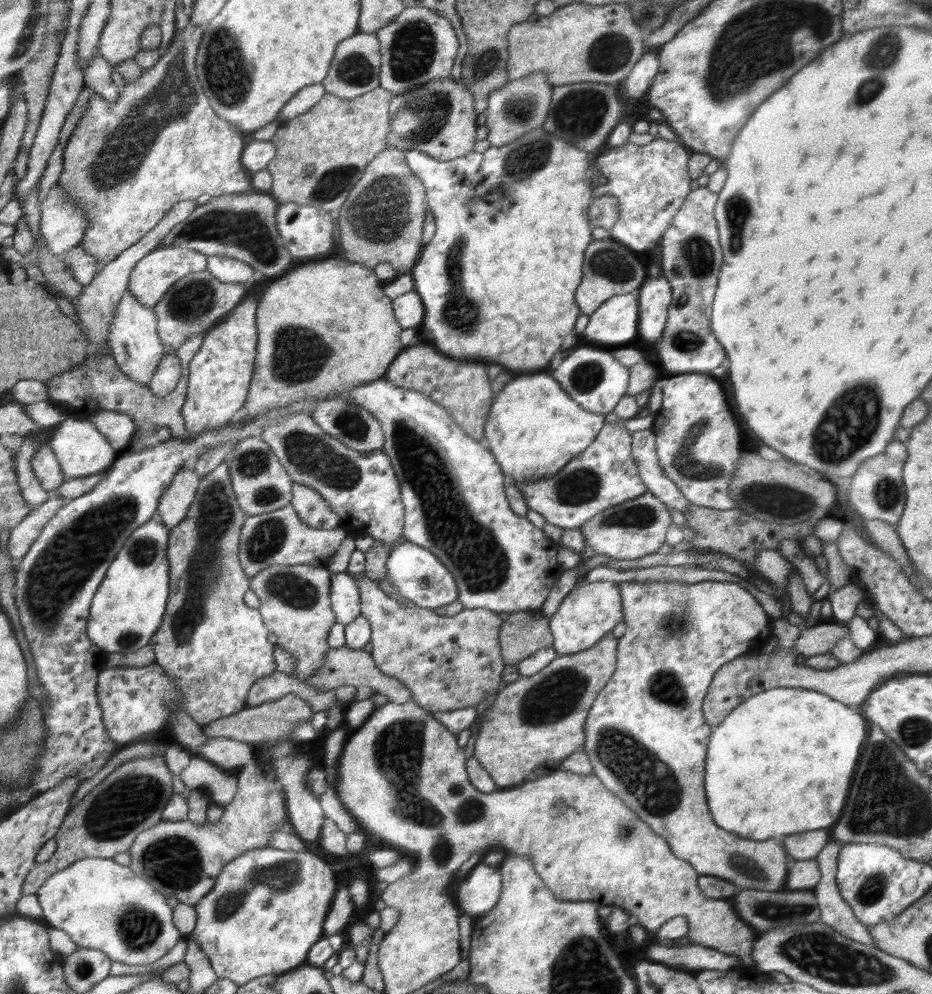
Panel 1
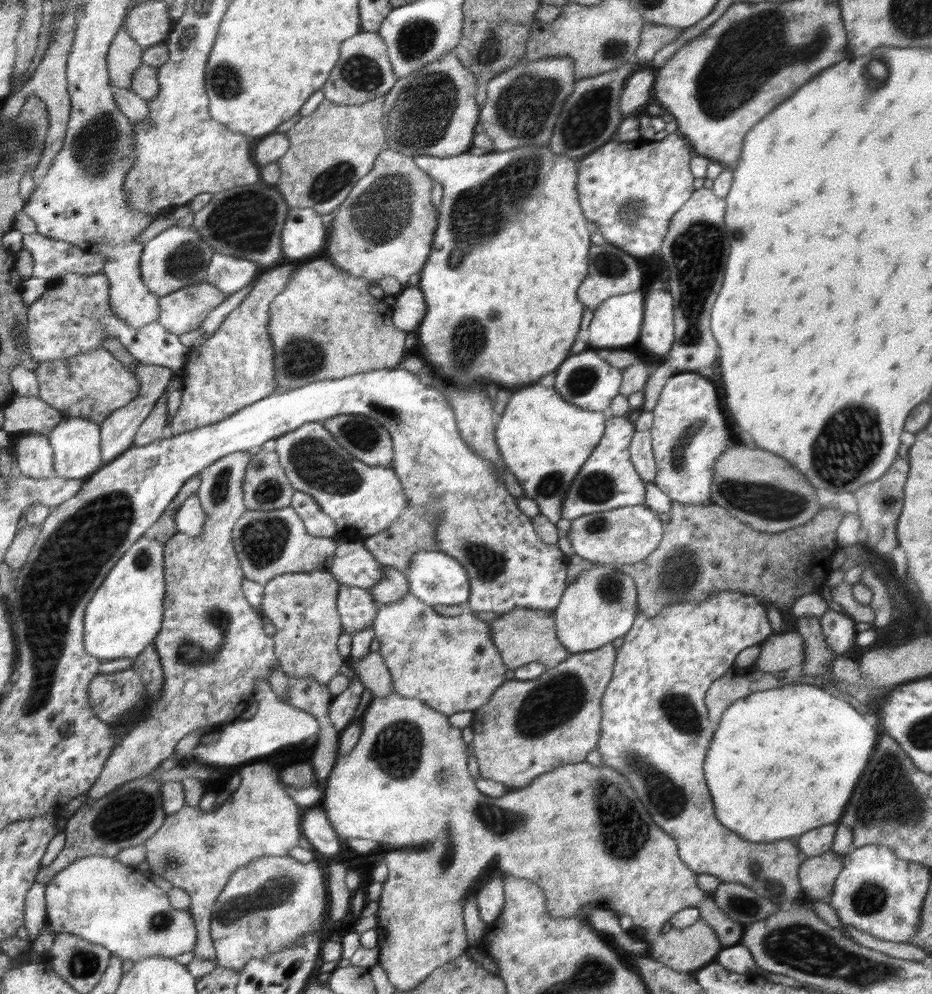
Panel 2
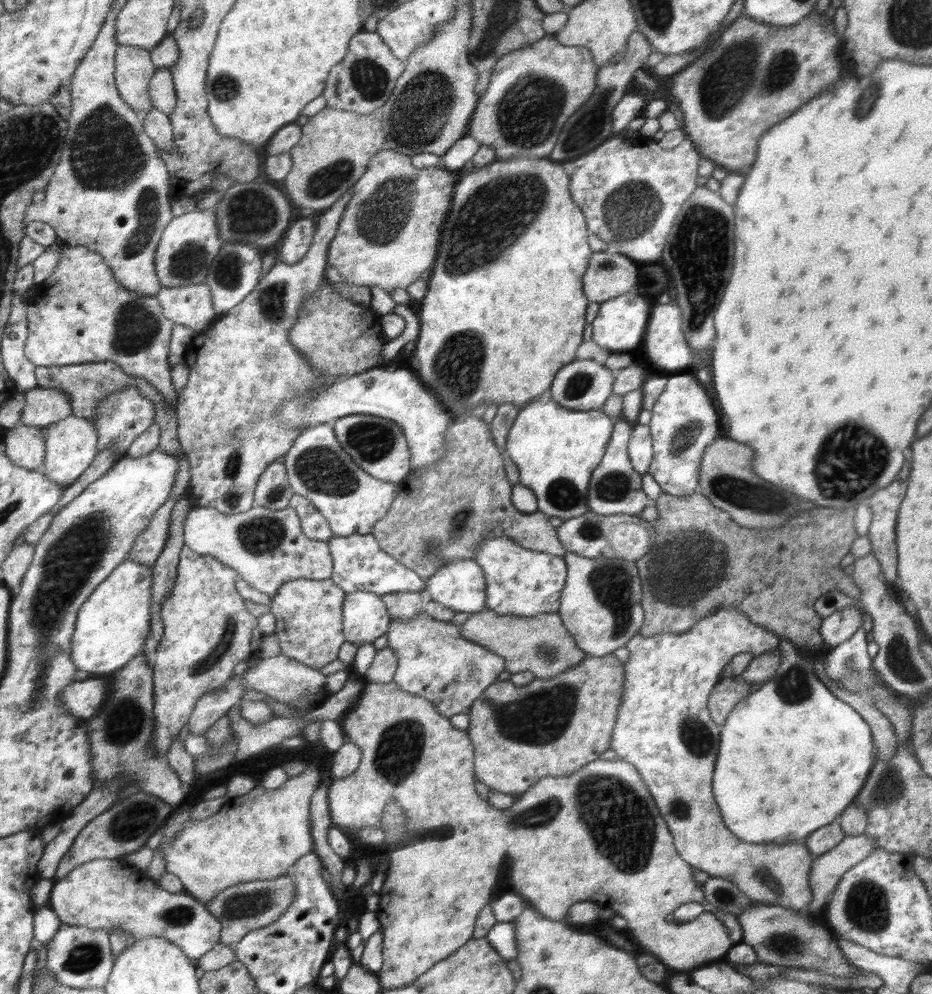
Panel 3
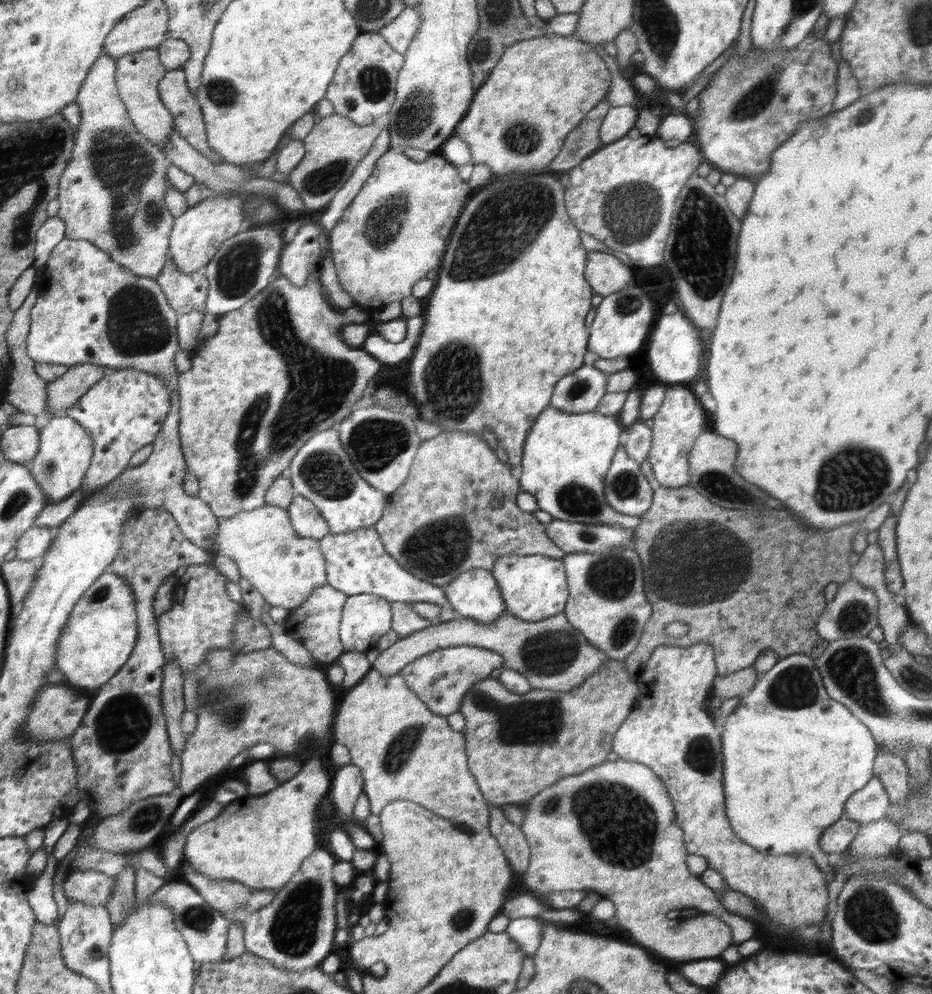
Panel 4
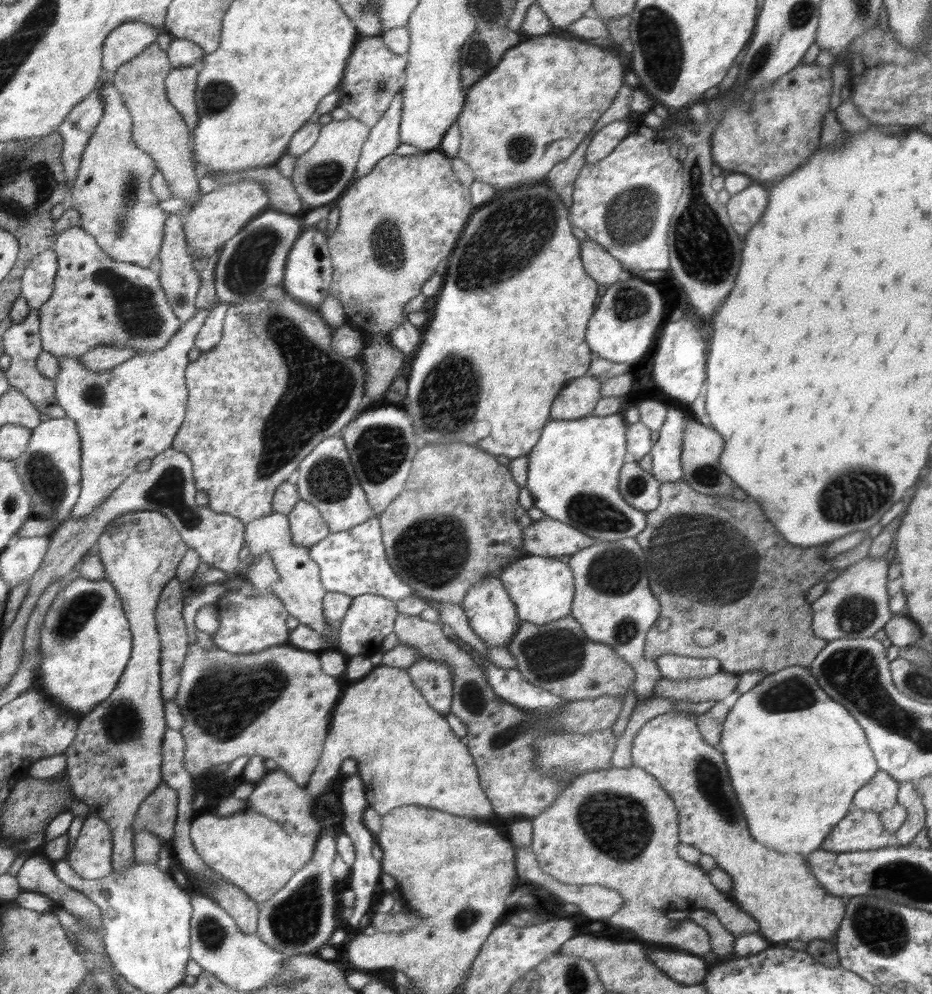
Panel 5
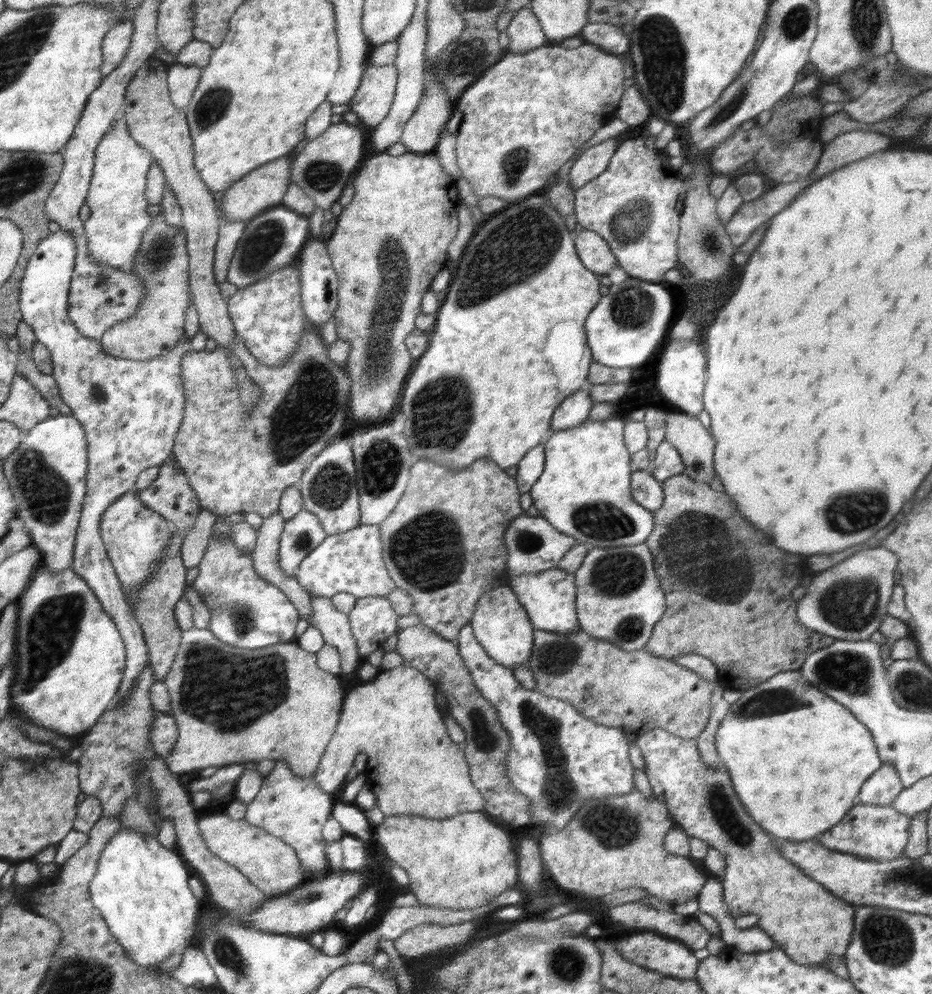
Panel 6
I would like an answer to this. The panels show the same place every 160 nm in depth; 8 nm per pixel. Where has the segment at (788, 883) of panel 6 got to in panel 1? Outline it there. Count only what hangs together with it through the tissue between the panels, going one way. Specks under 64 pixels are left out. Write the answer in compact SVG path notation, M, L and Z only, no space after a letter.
M624 581L619 584L619 593L622 599L623 620L626 623L625 633L617 639L617 667L610 677L610 680L602 687L602 690L596 695L592 706L590 707L586 722L583 749L592 765L592 773L602 780L602 784L616 794L630 810L636 812L636 816L652 828L658 837L664 838L666 843L670 845L672 854L678 858L689 862L692 868L699 875L714 875L721 879L726 879L736 888L741 890L768 890L780 891L784 890L786 877L791 865L790 858L784 849L781 838L772 838L766 841L754 841L751 839L742 839L739 835L734 836L732 833L723 830L713 821L708 809L706 792L705 792L705 760L707 746L710 742L713 729L708 726L705 721L705 715L702 710L703 700L708 688L712 682L716 671L727 662L734 660L737 656L742 655L748 648L755 643L759 643L771 628L772 619L762 609L762 605L757 598L744 588L741 584L727 581L702 581L699 583L679 583L672 582L628 582Z

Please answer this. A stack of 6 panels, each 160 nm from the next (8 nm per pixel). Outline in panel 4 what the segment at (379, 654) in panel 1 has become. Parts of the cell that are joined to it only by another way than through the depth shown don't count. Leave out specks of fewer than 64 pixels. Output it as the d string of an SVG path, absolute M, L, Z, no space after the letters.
M449 646L436 649L412 661L400 674L426 706L437 715L447 717L460 710L464 695L490 672L503 666L503 656L478 646Z

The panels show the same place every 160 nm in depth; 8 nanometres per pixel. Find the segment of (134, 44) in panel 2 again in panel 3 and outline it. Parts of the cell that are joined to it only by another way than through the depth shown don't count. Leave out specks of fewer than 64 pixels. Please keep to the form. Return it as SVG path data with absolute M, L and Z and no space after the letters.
M122 45L116 52L116 84L121 97L140 116L154 107L149 98L149 82L158 68L153 65L149 50Z

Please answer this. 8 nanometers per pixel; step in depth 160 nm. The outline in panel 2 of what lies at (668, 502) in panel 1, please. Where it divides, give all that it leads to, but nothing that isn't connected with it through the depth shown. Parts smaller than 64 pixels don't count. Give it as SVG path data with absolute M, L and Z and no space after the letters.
M636 431L629 446L630 460L644 482L654 482L657 473L653 455L651 432Z

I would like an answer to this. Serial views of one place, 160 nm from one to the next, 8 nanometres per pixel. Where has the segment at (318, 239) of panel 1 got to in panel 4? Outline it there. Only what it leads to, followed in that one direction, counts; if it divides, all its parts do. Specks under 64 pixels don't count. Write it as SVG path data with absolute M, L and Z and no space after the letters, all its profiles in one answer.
M308 220L299 228L290 242L284 244L278 265L278 273L289 278L294 286L304 286L305 280L317 271L320 262L318 226Z

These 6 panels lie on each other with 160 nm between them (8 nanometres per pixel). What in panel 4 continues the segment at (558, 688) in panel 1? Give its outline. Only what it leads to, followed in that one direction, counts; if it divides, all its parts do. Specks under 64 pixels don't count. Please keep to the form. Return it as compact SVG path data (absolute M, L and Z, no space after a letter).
M611 659L580 686L562 692L530 689L526 694L510 692L491 676L477 682L465 695L460 712L465 716L465 749L468 769L487 802L523 807L542 790L558 780L581 774L606 761L612 751L614 734L636 706L639 686L631 679L623 659Z

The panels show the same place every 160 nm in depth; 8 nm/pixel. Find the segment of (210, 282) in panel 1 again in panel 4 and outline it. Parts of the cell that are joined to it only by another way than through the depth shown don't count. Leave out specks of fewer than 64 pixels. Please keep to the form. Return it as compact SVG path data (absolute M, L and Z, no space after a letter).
M170 261L155 281L160 284L165 298L169 300L169 306L176 311L178 317L192 313L192 310L205 310L209 280L202 270L182 274Z

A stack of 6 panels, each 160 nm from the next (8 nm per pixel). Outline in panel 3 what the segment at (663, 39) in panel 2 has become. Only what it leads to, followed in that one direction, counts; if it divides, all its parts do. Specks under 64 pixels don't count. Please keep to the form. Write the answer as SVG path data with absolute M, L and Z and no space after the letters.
M635 30L629 36L625 48L622 51L624 52L624 57L619 62L610 62L599 67L594 92L592 92L588 100L586 100L574 114L571 114L565 120L564 126L557 138L557 144L554 145L552 152L548 156L552 161L563 164L569 163L594 150L612 136L613 110L626 94L628 84L634 79L633 72L643 68L642 65L653 52L653 48L646 36Z

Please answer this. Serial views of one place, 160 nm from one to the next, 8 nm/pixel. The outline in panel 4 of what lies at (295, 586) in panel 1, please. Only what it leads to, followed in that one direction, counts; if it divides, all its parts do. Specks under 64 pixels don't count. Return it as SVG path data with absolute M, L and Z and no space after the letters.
M327 582L317 586L312 594L306 598L300 607L289 610L285 628L288 634L304 645L304 648L312 654L317 662L336 662L337 658L344 653L345 647L341 642L340 626L341 616L344 612L345 602L349 595Z

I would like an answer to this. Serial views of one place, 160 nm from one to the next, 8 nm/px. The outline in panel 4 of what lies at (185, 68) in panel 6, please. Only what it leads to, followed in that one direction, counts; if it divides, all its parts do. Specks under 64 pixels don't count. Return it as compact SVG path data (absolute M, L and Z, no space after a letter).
M181 68L166 72L158 86L161 101L172 111L173 126L198 152L201 152L214 164L222 163L223 158L209 145L208 131L204 121L204 112L190 91L185 71Z

